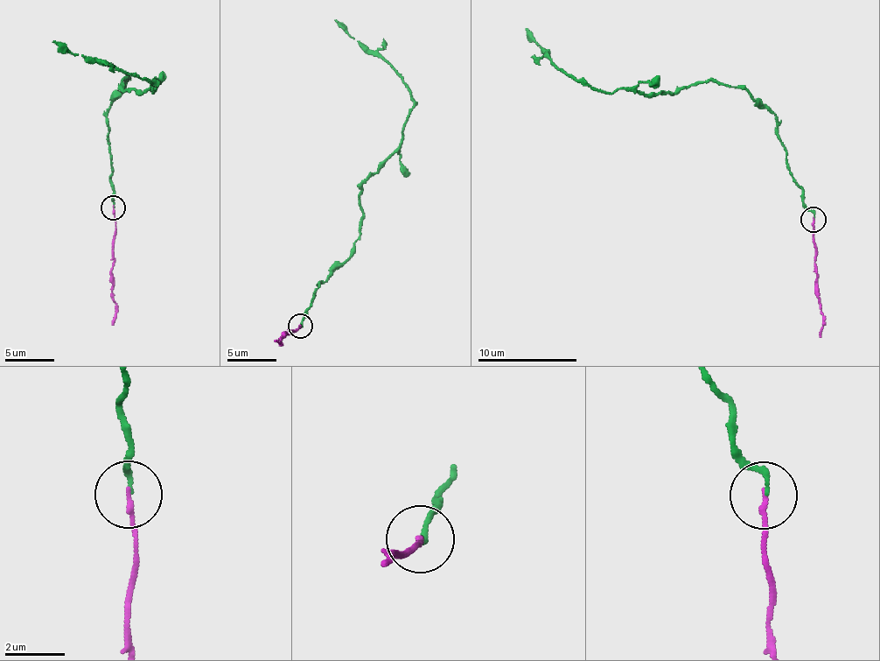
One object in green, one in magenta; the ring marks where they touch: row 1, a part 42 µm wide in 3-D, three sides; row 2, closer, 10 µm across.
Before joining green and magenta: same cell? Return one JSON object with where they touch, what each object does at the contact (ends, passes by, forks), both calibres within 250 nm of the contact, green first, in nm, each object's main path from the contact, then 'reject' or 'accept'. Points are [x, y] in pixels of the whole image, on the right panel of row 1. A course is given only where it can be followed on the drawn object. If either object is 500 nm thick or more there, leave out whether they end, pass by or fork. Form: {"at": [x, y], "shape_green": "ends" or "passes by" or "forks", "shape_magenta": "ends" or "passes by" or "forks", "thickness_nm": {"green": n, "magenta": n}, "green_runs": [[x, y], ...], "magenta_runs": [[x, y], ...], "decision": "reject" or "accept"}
{"at": [813, 219], "shape_green": "ends", "shape_magenta": "ends", "thickness_nm": {"green": 180, "magenta": 150}, "green_runs": [[815, 217], [788, 165], [776, 118], [743, 89], [710, 80], [673, 92], [599, 92], [572, 79], [527, 30]], "magenta_runs": [[813, 220], [818, 294], [822, 314], [820, 336]], "decision": "accept"}

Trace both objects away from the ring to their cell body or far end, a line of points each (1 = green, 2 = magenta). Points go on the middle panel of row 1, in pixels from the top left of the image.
1: (300, 327), (322, 281), (352, 252), (364, 220), (359, 188), (401, 141), (415, 104), (389, 63), (334, 20)
2: (299, 325), (282, 335), (281, 341), (274, 341)

